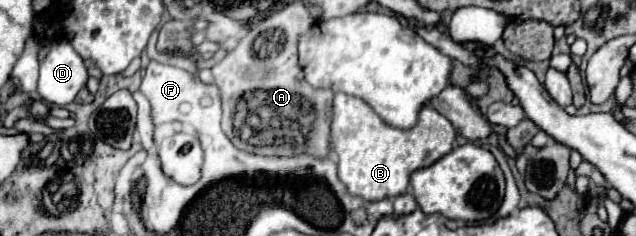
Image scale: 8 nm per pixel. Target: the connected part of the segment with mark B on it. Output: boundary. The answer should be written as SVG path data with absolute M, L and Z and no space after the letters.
M337 93L333 99L331 143L339 157L339 179L345 183L351 195L359 195L367 201L405 193L409 187L409 175L415 169L429 167L449 153L453 149L453 141L453 123L427 105L419 111L415 127L397 129L383 123L363 99L345 93Z

